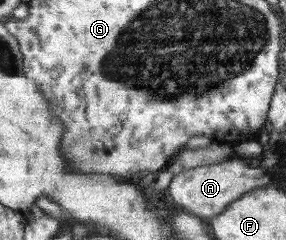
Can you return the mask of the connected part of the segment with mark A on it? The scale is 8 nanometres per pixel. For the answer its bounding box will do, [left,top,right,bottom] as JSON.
[165,156,270,220]

